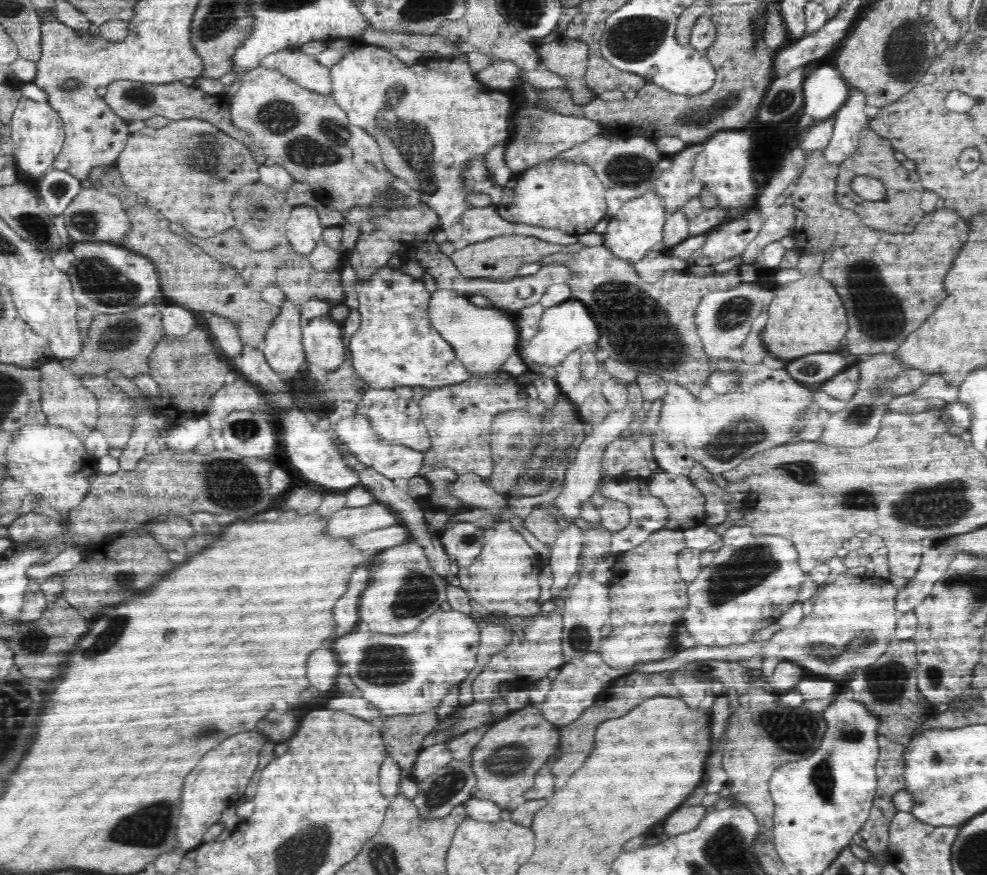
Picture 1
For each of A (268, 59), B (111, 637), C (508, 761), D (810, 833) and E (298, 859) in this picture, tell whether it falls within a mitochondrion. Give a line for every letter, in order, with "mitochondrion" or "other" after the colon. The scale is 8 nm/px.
A: other
B: mitochondrion
C: mitochondrion
D: other
E: mitochondrion

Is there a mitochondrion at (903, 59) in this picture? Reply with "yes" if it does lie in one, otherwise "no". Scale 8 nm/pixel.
yes

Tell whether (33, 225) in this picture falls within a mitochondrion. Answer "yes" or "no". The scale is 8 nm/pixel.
yes

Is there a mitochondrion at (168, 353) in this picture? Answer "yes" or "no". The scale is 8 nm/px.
no

